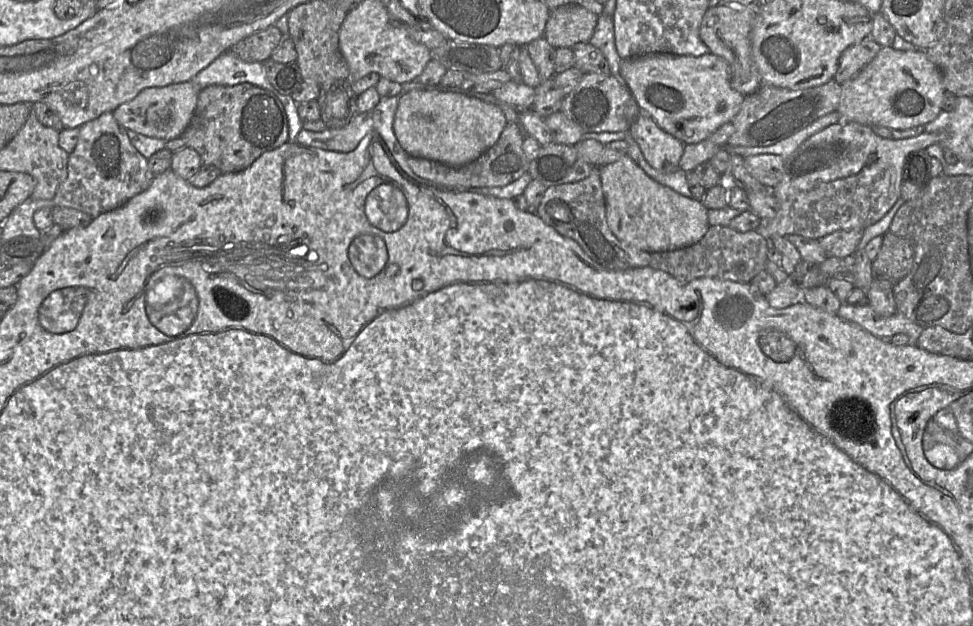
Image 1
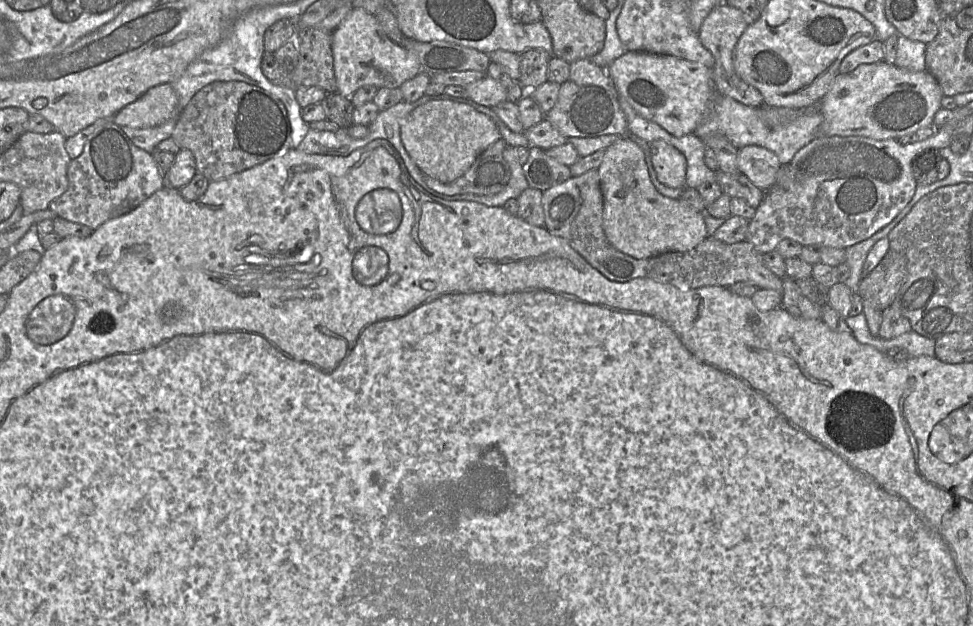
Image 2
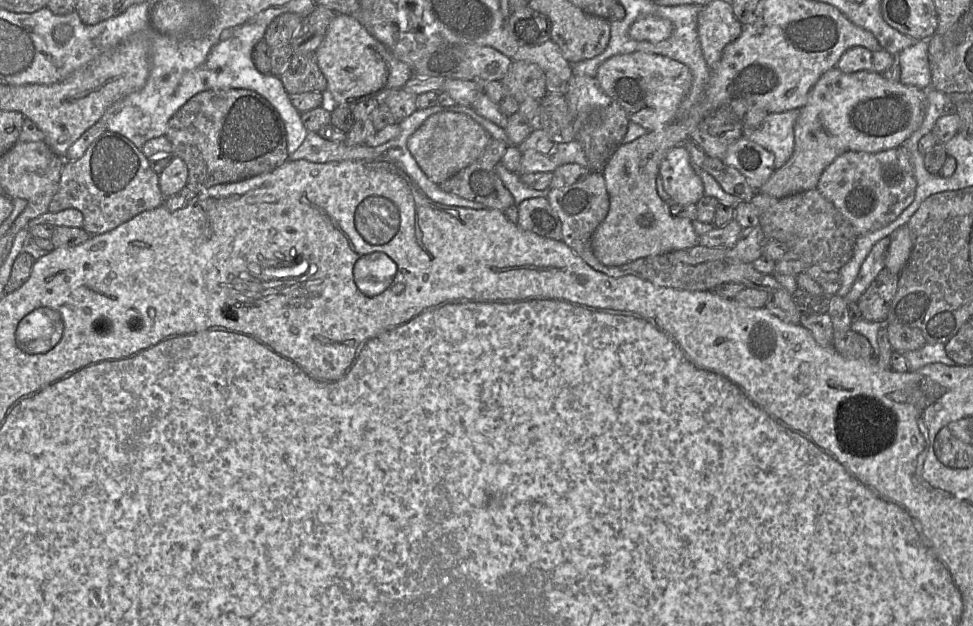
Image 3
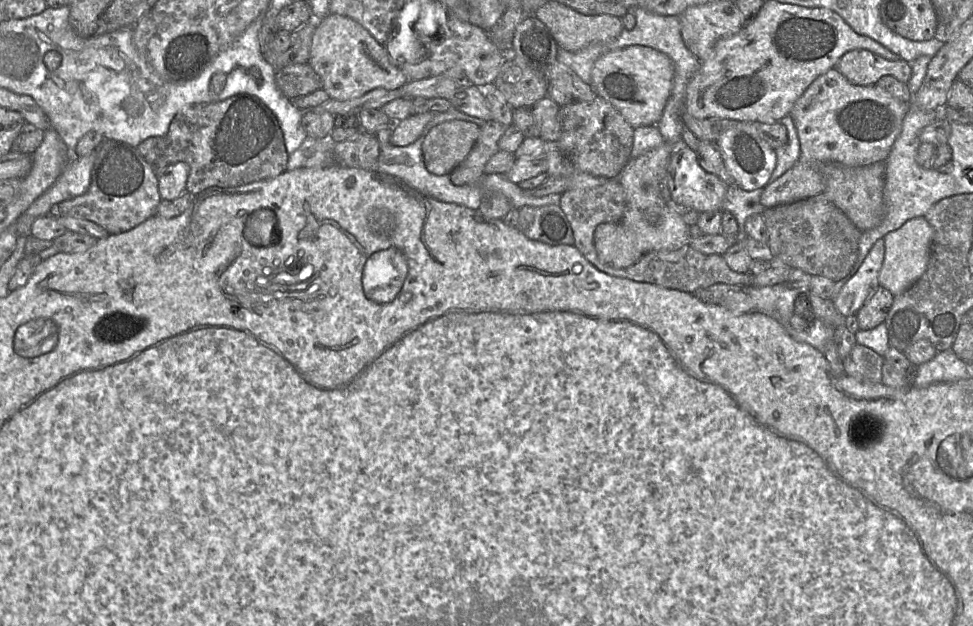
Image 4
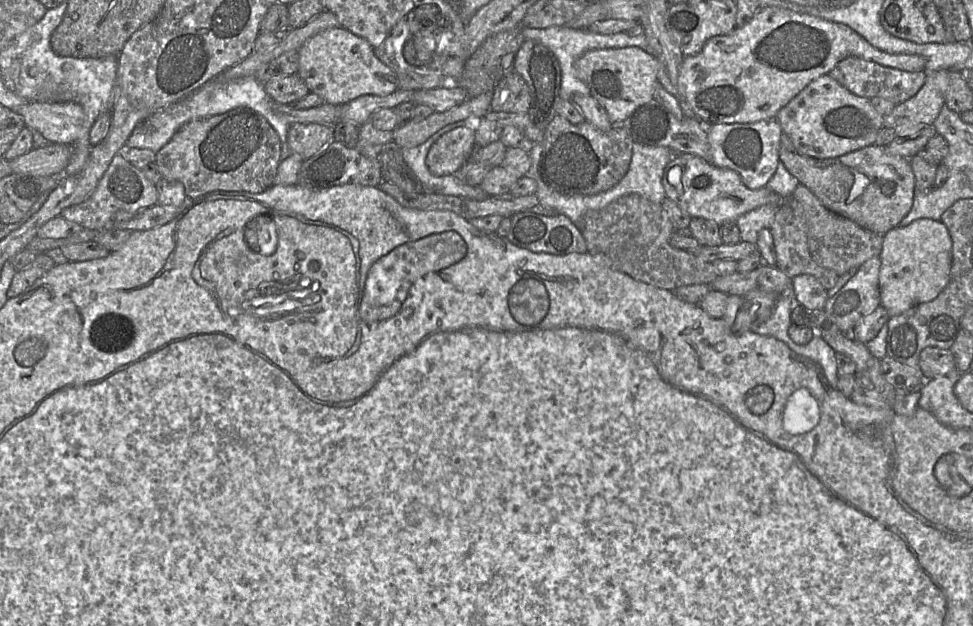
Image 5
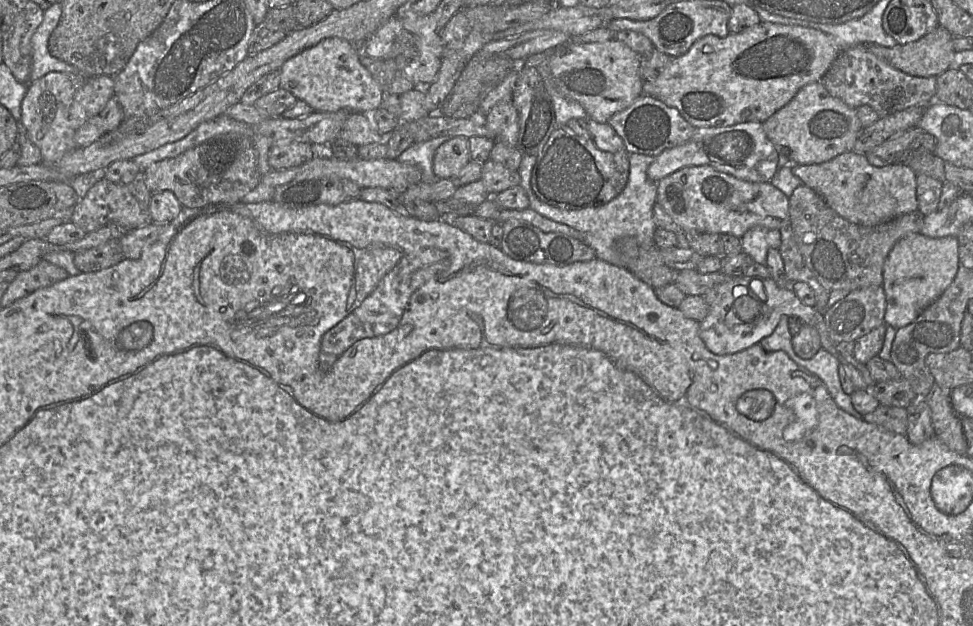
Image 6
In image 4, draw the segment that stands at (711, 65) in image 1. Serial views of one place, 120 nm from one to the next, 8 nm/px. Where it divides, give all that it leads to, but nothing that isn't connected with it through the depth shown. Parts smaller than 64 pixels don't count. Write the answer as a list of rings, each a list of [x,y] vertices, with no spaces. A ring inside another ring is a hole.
[[[629,46],[598,58],[591,72],[597,97],[611,104],[634,128],[656,125],[671,94],[674,63],[664,53],[645,46]]]

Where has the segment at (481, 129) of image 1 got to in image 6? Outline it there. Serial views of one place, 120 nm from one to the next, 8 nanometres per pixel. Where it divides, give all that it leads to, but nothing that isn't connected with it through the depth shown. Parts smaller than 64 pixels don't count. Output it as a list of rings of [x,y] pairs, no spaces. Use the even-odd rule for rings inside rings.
[[[453,136],[436,149],[433,171],[438,178],[454,178],[470,160],[469,138]]]

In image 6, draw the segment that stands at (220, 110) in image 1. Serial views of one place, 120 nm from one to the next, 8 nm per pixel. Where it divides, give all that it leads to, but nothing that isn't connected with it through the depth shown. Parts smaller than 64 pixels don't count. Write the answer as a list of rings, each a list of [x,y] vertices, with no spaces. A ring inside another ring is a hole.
[[[235,120],[235,129],[213,137],[174,158],[152,163],[144,170],[145,182],[153,193],[172,191],[183,207],[202,208],[212,204],[233,204],[254,190],[262,179],[255,148],[255,127]]]

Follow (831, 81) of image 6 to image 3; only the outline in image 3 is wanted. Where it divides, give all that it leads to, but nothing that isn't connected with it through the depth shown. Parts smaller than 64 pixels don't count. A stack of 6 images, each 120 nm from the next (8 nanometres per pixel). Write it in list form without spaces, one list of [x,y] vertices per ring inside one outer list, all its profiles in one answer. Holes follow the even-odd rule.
[[[855,46],[843,53],[836,67],[843,73],[865,70],[882,74],[893,63],[893,57],[883,48],[871,51],[863,46]]]

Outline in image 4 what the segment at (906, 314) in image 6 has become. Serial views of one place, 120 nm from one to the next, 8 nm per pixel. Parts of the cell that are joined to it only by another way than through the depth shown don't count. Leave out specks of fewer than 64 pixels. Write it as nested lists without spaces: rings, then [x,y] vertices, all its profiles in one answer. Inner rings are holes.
[[[915,217],[884,236],[885,254],[879,273],[879,285],[897,296],[912,286],[925,272],[930,255],[933,228],[925,217]]]

